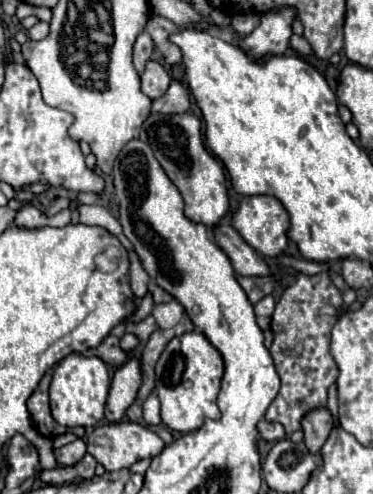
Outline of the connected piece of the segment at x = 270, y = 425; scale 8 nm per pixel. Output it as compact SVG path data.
M261 420L257 424L259 428L259 434L263 440L269 440L269 442L277 442L281 438L285 438L285 428L279 424L279 422L267 422L267 420Z

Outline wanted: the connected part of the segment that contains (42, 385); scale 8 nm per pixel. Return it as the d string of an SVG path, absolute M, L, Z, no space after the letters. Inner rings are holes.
M49 370L43 376L43 380L39 382L39 386L33 392L33 396L27 400L27 408L31 412L33 426L45 438L55 438L55 436L65 434L69 430L69 428L57 424L53 420L53 416L51 416L51 410L49 410L49 384L51 384L51 378L53 378L53 372Z

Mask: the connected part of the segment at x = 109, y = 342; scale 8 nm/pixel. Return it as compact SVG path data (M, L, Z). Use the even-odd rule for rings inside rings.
M107 336L99 346L95 348L89 348L87 352L83 352L87 356L97 356L101 358L105 364L111 364L111 366L121 366L125 360L127 360L127 354L119 348L119 338L117 336Z

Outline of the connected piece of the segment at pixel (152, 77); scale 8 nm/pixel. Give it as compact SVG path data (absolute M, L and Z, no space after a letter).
M151 60L145 68L145 74L141 76L141 90L149 98L161 98L169 88L169 82L171 82L171 76L165 72L165 68L159 62Z

